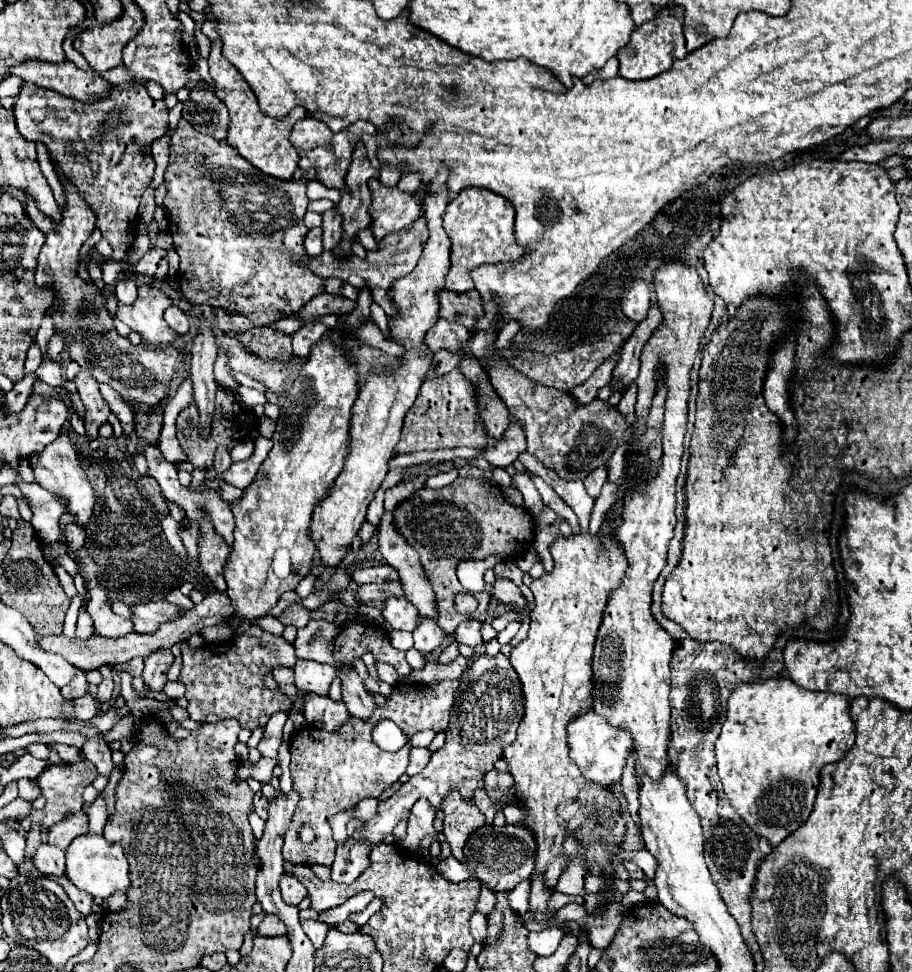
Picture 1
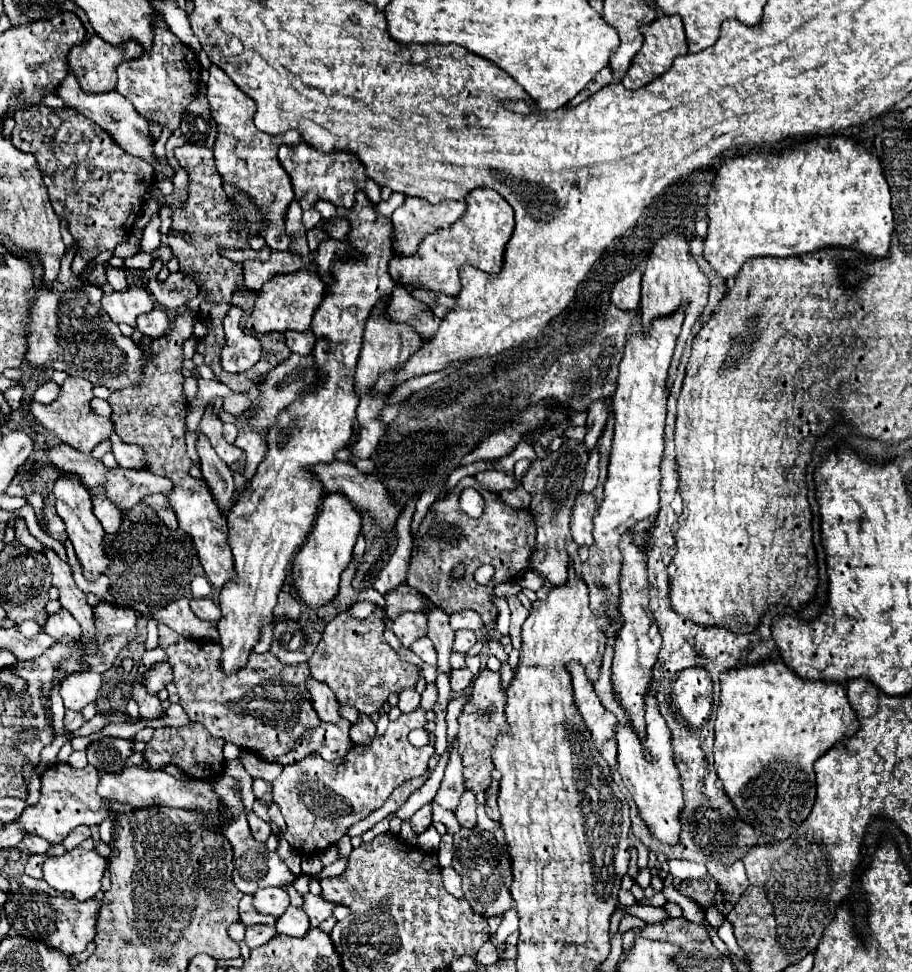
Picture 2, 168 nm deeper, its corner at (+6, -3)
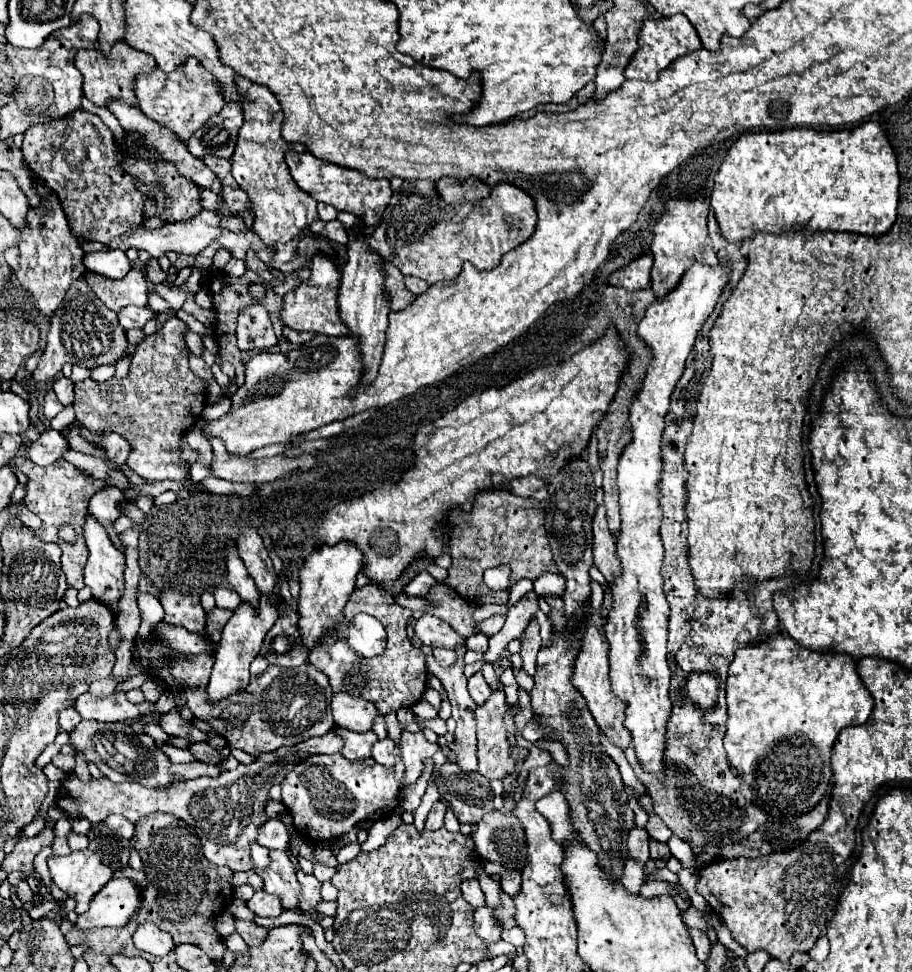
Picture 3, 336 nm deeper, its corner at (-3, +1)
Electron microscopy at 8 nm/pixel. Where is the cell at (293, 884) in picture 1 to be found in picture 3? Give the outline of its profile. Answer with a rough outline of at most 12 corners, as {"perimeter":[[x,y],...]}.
{"perimeter":[[258,890],[246,906],[256,916],[280,916],[276,896]]}

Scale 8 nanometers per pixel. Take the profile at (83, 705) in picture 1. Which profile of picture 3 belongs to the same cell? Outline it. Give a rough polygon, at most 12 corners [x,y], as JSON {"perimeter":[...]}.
{"perimeter":[[74,708],[58,712],[60,732],[70,732],[82,718]]}

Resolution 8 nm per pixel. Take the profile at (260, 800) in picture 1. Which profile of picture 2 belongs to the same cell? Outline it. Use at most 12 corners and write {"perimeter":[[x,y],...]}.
{"perimeter":[[255,812],[247,814],[253,838],[267,842],[271,834],[269,822]]}

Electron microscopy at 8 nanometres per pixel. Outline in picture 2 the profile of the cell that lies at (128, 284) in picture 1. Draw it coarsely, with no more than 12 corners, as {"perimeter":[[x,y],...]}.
{"perimeter":[[107,266],[107,282],[117,292],[129,288],[123,268]]}

